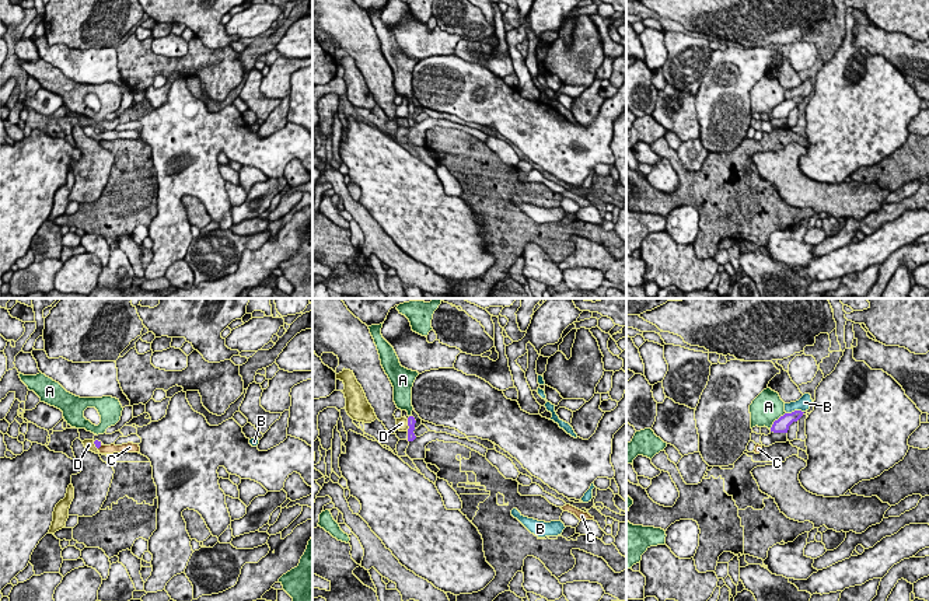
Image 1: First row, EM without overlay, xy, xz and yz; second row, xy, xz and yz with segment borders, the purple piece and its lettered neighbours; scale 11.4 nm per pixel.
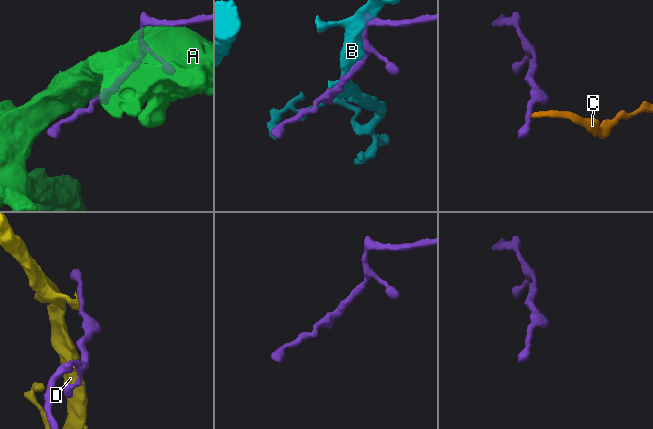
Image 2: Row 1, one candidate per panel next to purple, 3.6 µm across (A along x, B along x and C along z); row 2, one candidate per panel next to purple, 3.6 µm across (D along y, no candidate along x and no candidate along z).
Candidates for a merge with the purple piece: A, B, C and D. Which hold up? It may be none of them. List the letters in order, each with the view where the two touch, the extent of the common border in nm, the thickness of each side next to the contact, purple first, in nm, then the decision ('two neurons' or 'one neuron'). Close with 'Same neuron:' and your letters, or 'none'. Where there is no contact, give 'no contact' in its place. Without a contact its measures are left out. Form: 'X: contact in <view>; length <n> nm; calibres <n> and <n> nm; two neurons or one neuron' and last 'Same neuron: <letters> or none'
A: contact in yz; length 280 nm; calibres 160 and 340 nm; two neurons
B: contact in yz; length 220 nm; calibres 160 and 160 nm; two neurons
C: no contact; two neurons
D: contact in xz; length 140 nm; calibres 100 and 130 nm; two neurons
Same neuron: none

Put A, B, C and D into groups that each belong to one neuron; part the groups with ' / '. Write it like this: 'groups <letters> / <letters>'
groups A / B / C D

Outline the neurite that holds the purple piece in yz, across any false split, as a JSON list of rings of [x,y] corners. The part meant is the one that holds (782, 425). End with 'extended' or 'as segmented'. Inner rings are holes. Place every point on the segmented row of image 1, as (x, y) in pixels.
[[[794,410],[792,413],[785,413],[783,416],[780,416],[778,420],[773,422],[771,431],[773,433],[787,433],[789,426],[793,422],[797,422],[804,412],[801,410]]]; as segmented

